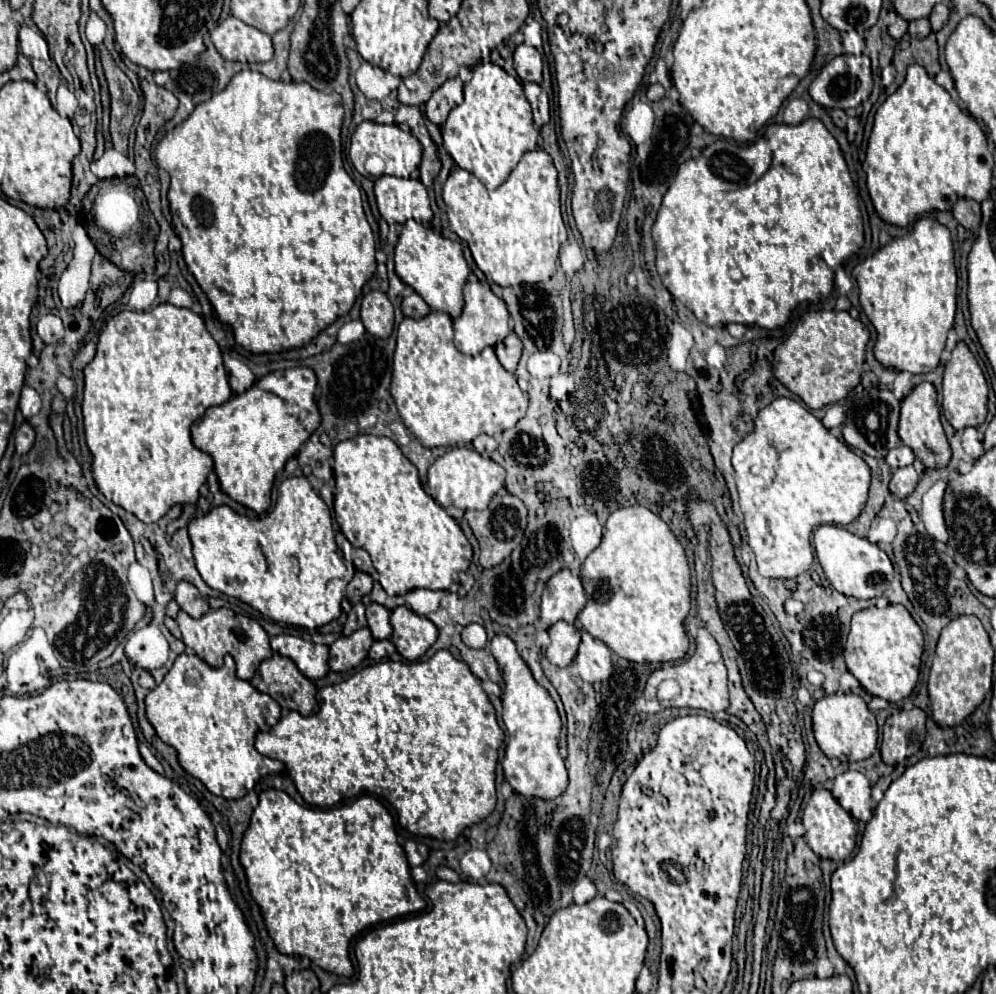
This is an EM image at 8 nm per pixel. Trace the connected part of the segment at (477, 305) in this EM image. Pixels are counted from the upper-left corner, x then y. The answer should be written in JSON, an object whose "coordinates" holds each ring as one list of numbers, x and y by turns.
{"coordinates":[[468,281,464,285,464,309,458,317,452,319,452,327,454,327,454,343,456,347,466,353,466,355,476,355,480,353,484,347,488,345,496,345,498,341,502,341,512,329,508,323,508,309,506,303,500,301,492,289,488,287,488,283,480,283,480,281]]}

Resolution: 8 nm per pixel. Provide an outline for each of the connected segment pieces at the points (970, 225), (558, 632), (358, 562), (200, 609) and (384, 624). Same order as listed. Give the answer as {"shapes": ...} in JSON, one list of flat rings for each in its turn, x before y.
{"shapes":[[[960,199,956,201,956,205,952,207,952,215,954,219,970,231,976,231,980,227,980,205,972,199]],[[556,621,548,629,548,635,550,635,550,645,546,649,548,661,558,667,566,667,576,655,580,643,580,631,576,629,574,623]],[[356,549,356,551,354,551,354,567,356,567,358,571,366,571,366,573,370,573,372,577,376,577,376,569,372,567,370,555,368,555,364,549]],[[186,581,178,583,174,601,180,605,182,611,186,611,190,617,196,617,196,619,210,611,208,601,198,593,198,589,192,583,186,583]],[[370,603,366,607,366,619,368,619,368,627,372,631,374,639,390,639,392,635,392,625,388,621,390,611,378,603]]]}

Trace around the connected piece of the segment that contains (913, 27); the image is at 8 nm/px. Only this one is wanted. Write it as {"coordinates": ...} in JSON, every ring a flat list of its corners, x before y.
{"coordinates":[[916,19,916,21,910,21,910,29,908,29,910,37,918,37,918,39,924,39,932,33,932,27,928,23,928,19]]}

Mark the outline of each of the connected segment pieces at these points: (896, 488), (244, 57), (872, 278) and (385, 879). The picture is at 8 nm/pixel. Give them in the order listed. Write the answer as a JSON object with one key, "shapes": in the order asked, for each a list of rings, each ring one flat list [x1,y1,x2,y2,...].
{"shapes":[[[912,465,896,469,896,473,890,479,890,493,898,499,906,499,918,485,918,473]],[[228,17,226,21,218,23,210,37,220,55,224,55,228,61,262,63,274,55,272,37,236,17]],[[918,219,914,229,898,239,892,239,886,247,876,251,870,259,858,263,852,269,852,277,858,283,860,305,874,325,878,339,874,345,874,357,884,367,896,367,896,371,908,371,912,375,930,373,938,367,944,351,946,335,954,325,956,313,956,265,950,231,934,219]],[[276,789,264,791,260,795,260,801,258,801,254,813,252,813,250,825,248,825,246,833,244,833,242,847,240,847,240,863,242,863,244,873,246,873,250,895,256,901,256,905,260,907,262,919,266,923,266,931,268,931,274,947,280,953,284,953,284,955,296,955,296,957,304,957,306,955,312,963,316,963,324,971,330,971,330,973,336,973,336,975,350,977,352,971,354,971,352,969,352,963,350,963,350,957,348,957,348,943,350,943,350,939,356,933,364,931,370,925,384,923,384,921,390,921,390,919,396,919,396,917,402,917,402,915,408,915,408,913,416,913,416,911,424,909,424,905,426,905,424,899,414,889,414,883,412,883,412,877,410,877,410,867,408,867,404,849,398,845,398,839,396,839,394,821,390,817,388,809,376,797,372,797,372,795,356,797,352,803,344,803,344,805,332,807,332,809,310,809,310,807,298,805,284,791,276,791]]]}

